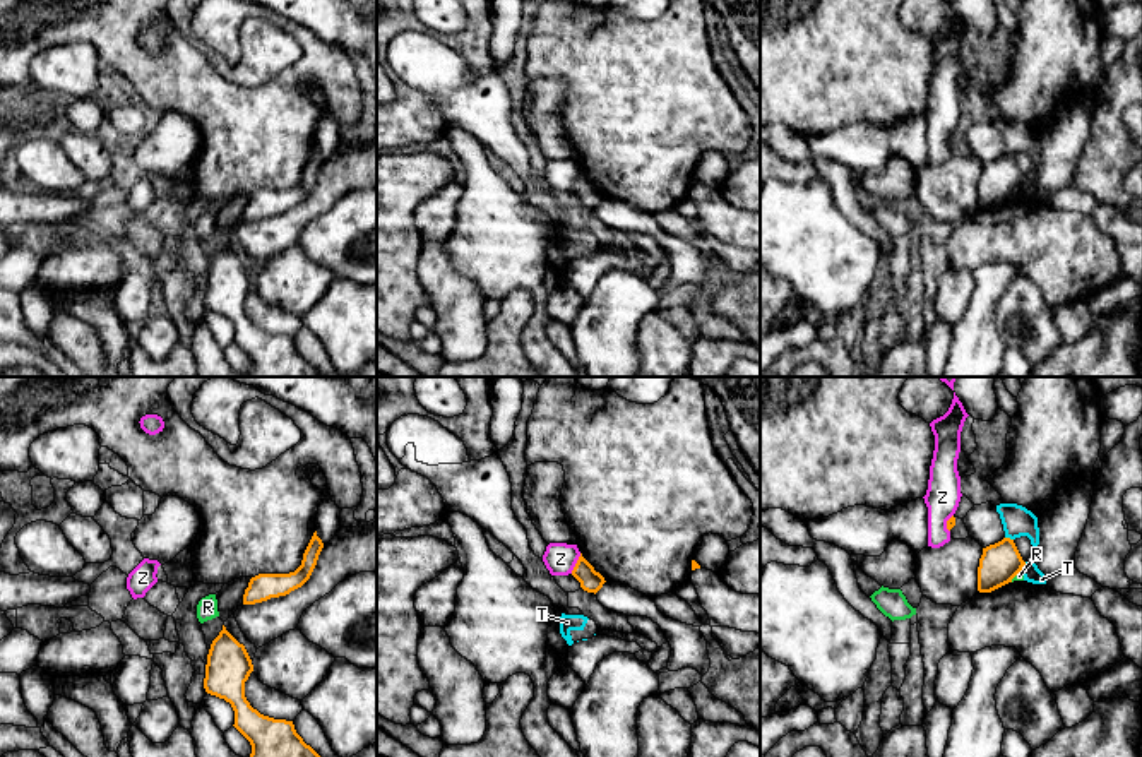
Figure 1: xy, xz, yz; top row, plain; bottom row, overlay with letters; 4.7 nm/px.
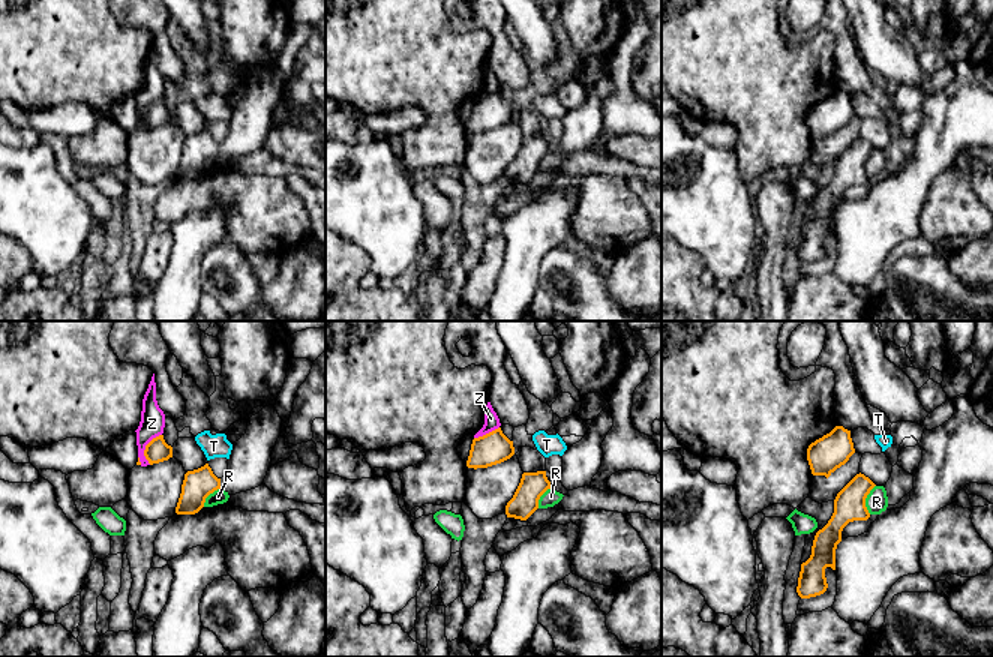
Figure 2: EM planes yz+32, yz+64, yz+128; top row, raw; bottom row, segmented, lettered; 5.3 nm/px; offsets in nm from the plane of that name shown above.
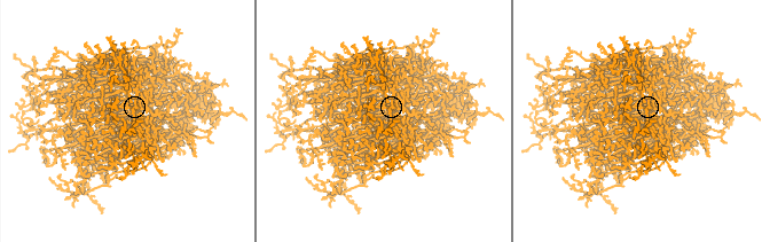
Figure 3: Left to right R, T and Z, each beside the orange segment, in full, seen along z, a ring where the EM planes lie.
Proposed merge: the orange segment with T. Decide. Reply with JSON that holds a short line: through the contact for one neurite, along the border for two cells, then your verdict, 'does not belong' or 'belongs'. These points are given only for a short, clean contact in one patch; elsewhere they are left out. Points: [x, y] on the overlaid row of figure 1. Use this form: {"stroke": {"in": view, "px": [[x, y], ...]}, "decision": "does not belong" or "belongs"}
{"stroke": {"in": "yz", "px": [[1026, 562], [1019, 571]]}, "decision": "does not belong"}

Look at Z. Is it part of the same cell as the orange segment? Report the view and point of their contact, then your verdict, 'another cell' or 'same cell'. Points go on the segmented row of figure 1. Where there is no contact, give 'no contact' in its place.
meets orange in xz at (576, 564); another cell

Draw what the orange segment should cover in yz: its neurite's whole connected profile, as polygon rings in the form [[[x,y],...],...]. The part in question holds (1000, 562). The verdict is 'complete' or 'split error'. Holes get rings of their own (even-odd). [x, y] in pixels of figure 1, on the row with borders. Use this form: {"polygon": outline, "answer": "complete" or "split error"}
{"polygon": [[[1010,538],[983,548],[978,567],[978,591],[991,593],[1012,582],[1024,565],[1026,562]]], "answer": "complete"}

